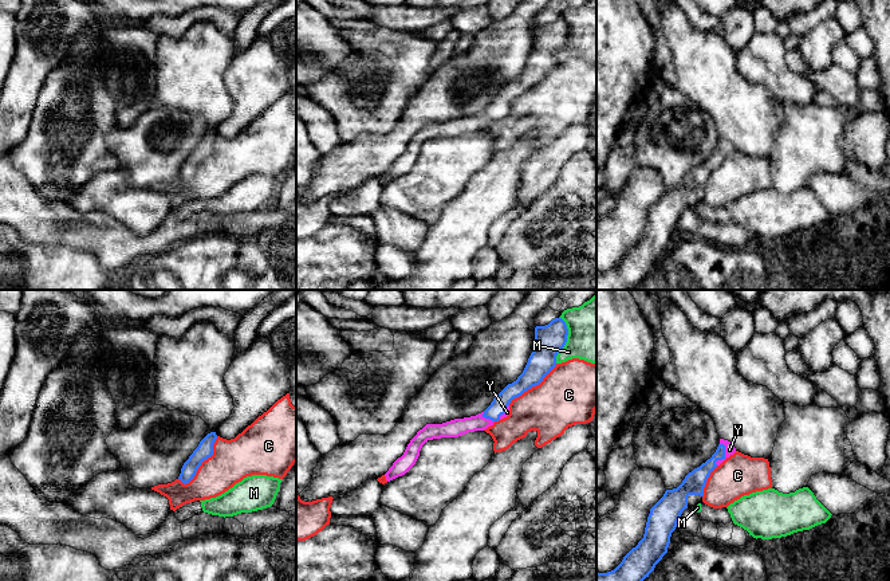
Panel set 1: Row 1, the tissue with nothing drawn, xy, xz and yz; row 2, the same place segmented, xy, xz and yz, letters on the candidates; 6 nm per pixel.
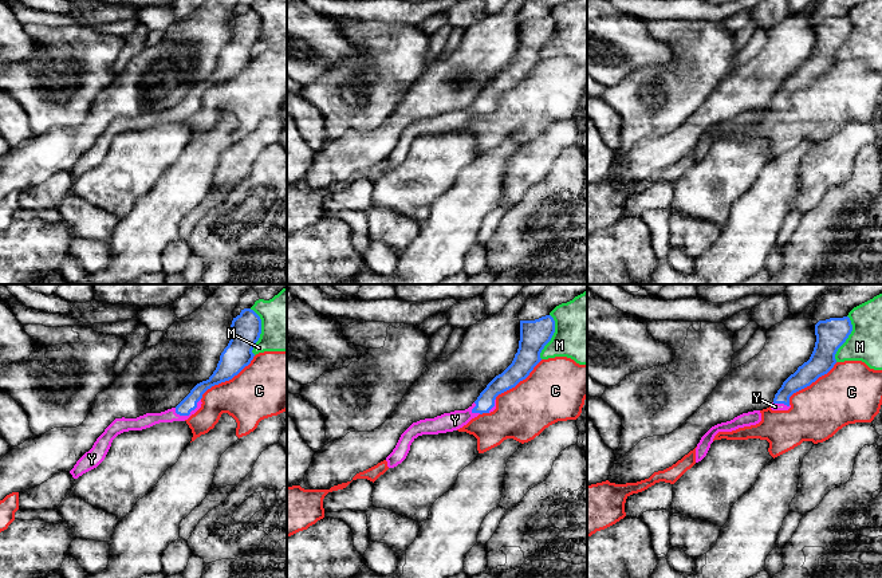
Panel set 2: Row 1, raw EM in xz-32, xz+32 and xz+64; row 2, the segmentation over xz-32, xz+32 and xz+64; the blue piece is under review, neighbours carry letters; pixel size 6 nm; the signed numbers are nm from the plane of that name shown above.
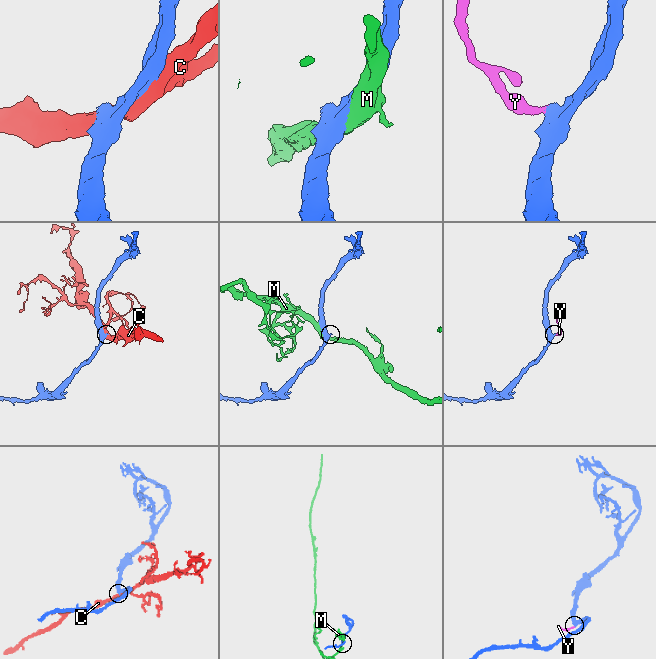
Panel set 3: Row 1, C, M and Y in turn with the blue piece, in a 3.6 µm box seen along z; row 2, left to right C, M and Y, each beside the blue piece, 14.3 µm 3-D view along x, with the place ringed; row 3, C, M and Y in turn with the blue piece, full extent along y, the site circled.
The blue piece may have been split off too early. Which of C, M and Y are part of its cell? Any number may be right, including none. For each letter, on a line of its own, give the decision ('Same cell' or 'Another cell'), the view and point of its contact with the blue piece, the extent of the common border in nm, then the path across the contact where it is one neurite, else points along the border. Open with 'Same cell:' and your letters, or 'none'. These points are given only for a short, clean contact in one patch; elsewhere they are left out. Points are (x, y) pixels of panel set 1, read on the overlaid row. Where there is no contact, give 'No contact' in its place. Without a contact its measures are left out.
Same cell: Y
C: Another cell. Touches blue at xy (204, 459). Shared border 360 nm
M: Another cell. Touches blue at xz (566, 340). Shared border 280 nm
Y: Same cell. Touches blue at yz (724, 455). Shared border 140 nm. Path across: yz (694, 482), (724, 455), (729, 450)

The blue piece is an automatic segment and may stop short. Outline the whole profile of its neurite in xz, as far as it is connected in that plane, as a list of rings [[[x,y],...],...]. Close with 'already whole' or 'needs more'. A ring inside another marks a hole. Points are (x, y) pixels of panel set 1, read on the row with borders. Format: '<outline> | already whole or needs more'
[[[559,317],[546,326],[535,327],[535,346],[523,373],[516,381],[508,384],[481,413],[464,419],[454,419],[442,424],[426,424],[407,444],[403,455],[398,458],[385,474],[390,482],[405,475],[417,462],[422,445],[428,440],[441,437],[458,437],[468,432],[484,431],[509,415],[509,404],[543,378],[556,366],[556,356],[567,342],[568,329]]] | needs more

